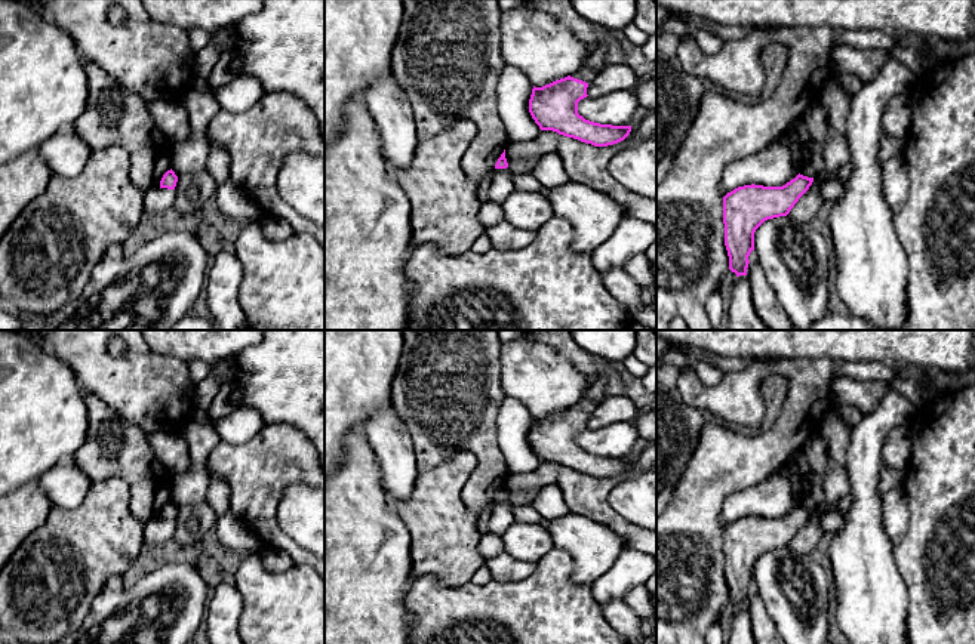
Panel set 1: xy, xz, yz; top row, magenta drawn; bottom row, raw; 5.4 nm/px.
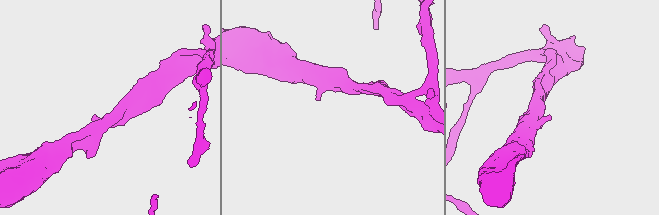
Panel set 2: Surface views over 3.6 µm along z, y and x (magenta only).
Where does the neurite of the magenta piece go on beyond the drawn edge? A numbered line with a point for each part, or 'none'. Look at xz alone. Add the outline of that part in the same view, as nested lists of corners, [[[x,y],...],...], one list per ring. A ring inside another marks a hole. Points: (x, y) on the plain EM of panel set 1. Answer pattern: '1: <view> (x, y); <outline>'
1: xz (501, 518); [[[495,500],[489,520],[489,531],[502,537],[514,521],[510,500]]]

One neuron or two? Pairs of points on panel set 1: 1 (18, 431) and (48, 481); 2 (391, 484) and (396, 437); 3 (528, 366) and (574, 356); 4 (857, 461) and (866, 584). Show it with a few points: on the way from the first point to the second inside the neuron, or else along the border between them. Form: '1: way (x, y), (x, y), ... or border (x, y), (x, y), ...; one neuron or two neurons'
1: way (30, 443), (45, 458), (45, 470); one neuron
2: way (396, 473), (396, 449); one neuron
3: border (546, 345), (557, 350), (586, 378), (587, 385); two neurons
4: way (864, 492), (864, 552); one neuron

